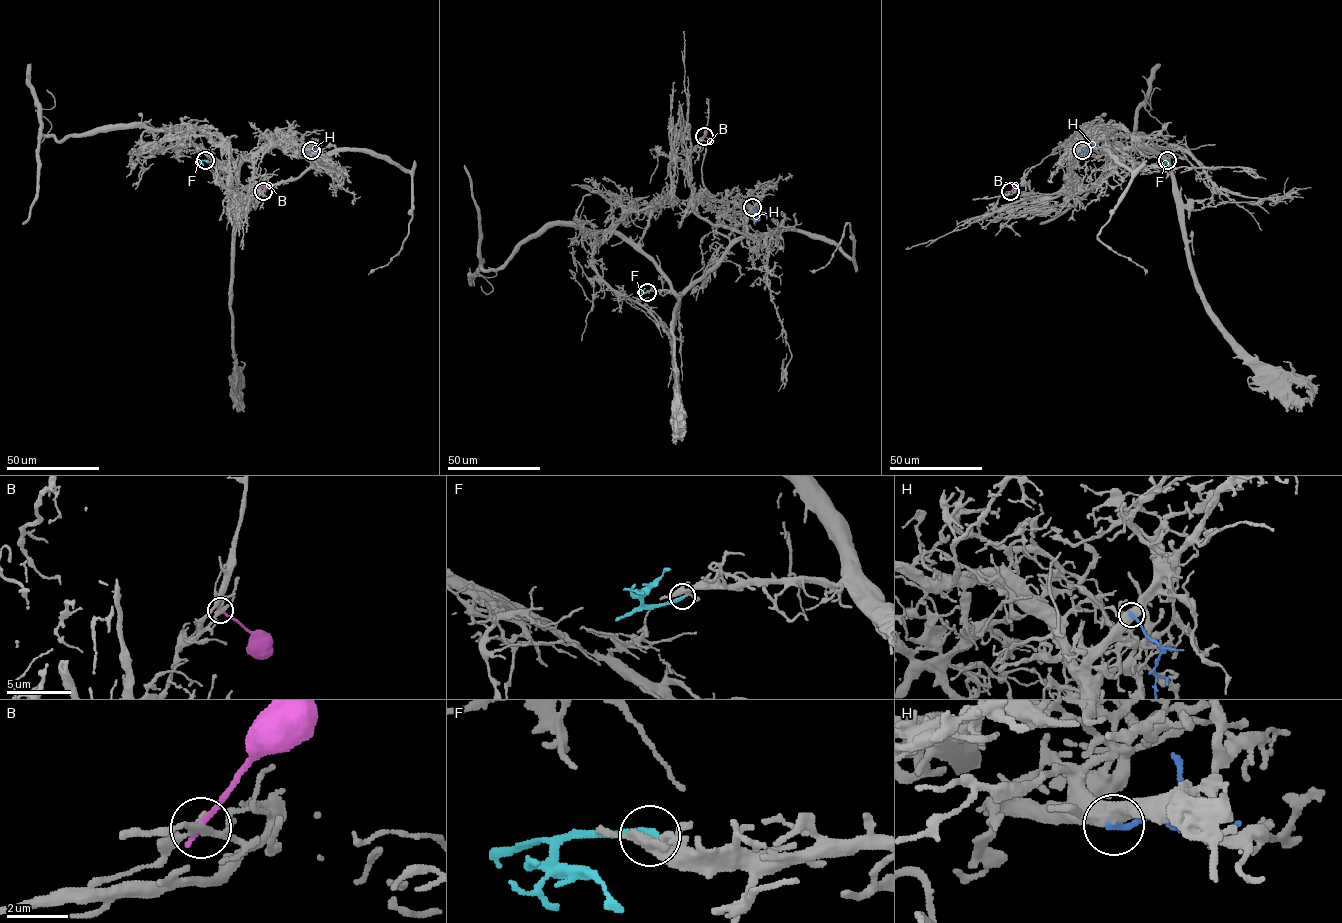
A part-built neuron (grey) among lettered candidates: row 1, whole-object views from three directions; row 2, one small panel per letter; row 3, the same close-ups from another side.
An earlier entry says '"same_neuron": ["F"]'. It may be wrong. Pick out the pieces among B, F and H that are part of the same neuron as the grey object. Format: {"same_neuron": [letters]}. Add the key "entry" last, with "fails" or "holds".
{"same_neuron": ["F"], "entry": "holds"}

